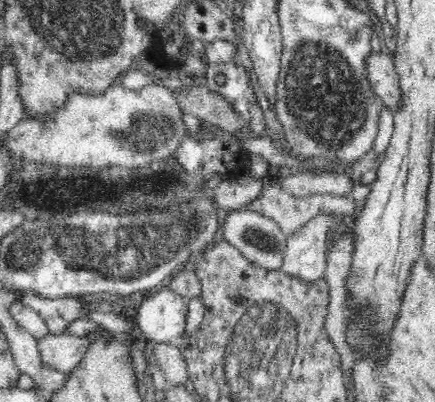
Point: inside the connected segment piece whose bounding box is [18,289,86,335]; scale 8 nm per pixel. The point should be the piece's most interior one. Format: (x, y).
(58, 314)

